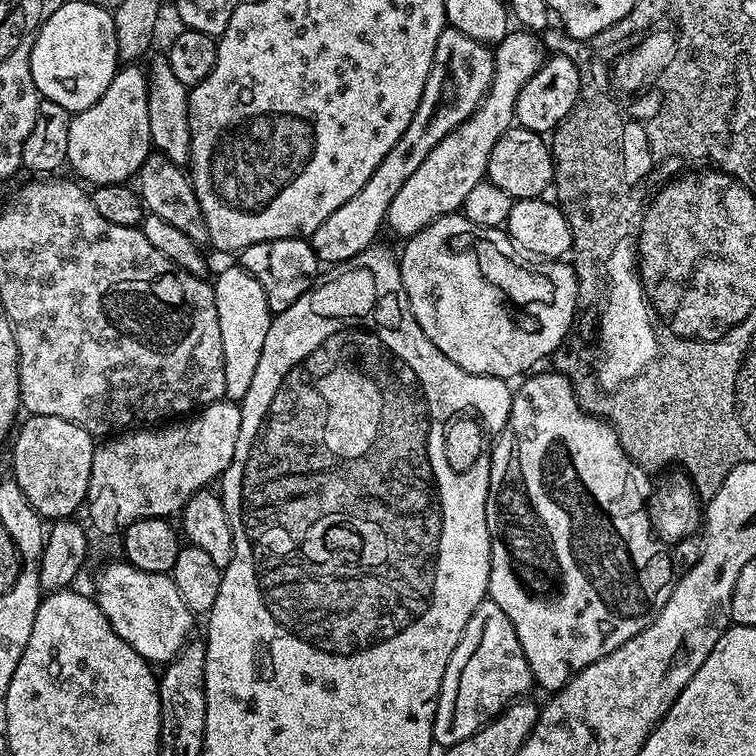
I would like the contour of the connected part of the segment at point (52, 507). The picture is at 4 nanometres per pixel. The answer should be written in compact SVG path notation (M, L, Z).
M28 416L25 424L15 433L16 445L12 448L12 472L11 475L18 482L22 494L30 498L30 506L45 521L55 522L77 515L76 511L85 507L88 499L88 487L90 486L90 470L92 459L97 450L94 438L82 426L74 422L66 422L66 418L54 418L53 416Z

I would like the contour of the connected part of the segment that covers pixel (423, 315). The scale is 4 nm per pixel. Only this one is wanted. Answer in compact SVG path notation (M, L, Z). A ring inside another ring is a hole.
M463 214L442 216L438 217L432 224L427 225L416 236L409 237L403 246L405 246L404 253L401 251L398 259L400 273L402 274L402 286L406 290L410 310L414 314L418 326L422 326L426 338L430 338L430 342L434 342L434 346L438 346L438 350L442 350L442 354L446 354L446 358L450 358L450 362L454 362L462 370L473 372L476 376L509 378L508 376L517 375L516 377L519 377L521 374L527 373L533 366L536 366L531 366L531 364L536 364L539 360L546 359L547 356L549 359L555 353L557 346L563 342L564 337L567 336L568 329L572 327L572 319L576 317L578 286L580 285L576 280L575 267L563 259L541 259L539 262L528 262L532 264L524 265L522 261L516 260L518 249L503 227L480 227L468 220Z

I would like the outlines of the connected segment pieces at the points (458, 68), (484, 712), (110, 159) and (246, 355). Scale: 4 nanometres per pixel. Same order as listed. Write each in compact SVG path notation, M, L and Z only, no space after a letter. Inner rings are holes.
M445 27L434 50L434 62L422 90L422 102L418 102L418 110L414 110L410 126L406 126L402 138L394 142L390 154L378 162L378 170L370 174L366 186L362 186L362 190L358 190L350 202L338 206L338 210L334 210L334 214L330 214L330 218L326 218L326 222L322 222L322 226L318 226L318 230L314 230L310 237L312 249L321 265L343 266L362 254L362 250L377 243L379 236L376 235L380 227L385 227L391 200L433 148L460 124L466 123L480 108L484 96L490 90L494 70L495 58L489 45L462 34L456 28Z
M486 598L470 614L470 622L466 622L466 630L462 630L462 638L458 638L458 646L454 646L454 654L450 654L450 662L446 662L446 674L442 678L440 693L436 695L436 717L434 718L434 730L432 739L441 749L453 748L458 742L470 738L483 728L493 716L499 716L509 704L527 697L528 691L534 688L532 671L526 662L526 654L518 642L518 634L502 612L502 606L498 606Z
M128 62L117 71L94 106L73 115L66 164L85 185L122 184L135 177L152 151L148 78L139 63Z
M238 264L224 269L212 282L215 290L215 309L221 331L223 370L225 371L225 399L242 402L254 380L258 361L262 356L263 343L272 325L273 313L266 302L265 291L248 271Z

